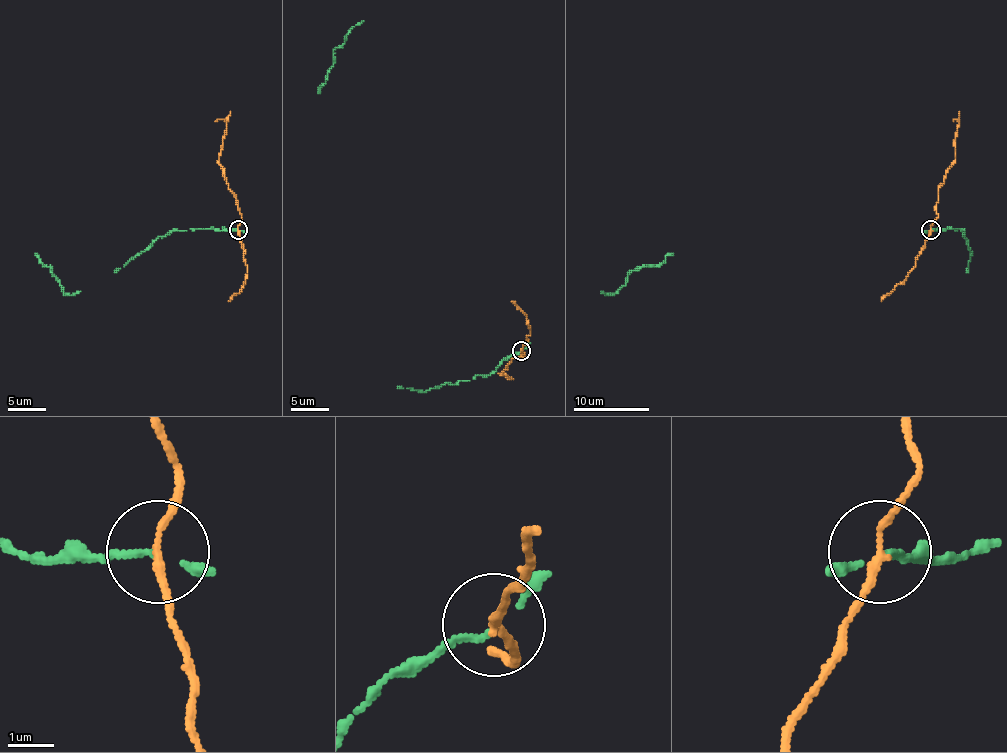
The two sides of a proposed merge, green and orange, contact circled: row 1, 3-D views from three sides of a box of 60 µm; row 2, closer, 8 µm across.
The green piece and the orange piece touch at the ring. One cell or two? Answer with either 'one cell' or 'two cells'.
two cells

